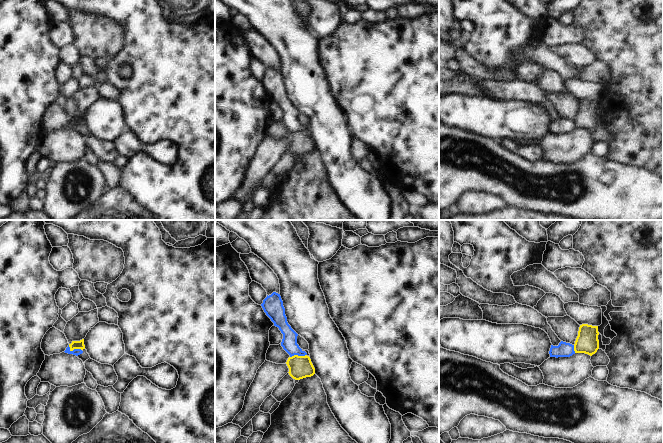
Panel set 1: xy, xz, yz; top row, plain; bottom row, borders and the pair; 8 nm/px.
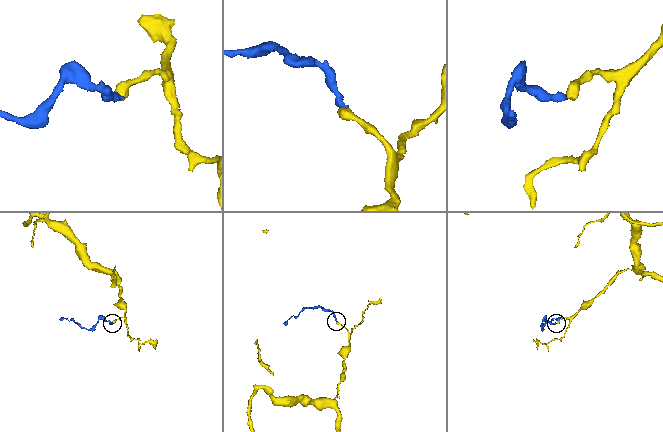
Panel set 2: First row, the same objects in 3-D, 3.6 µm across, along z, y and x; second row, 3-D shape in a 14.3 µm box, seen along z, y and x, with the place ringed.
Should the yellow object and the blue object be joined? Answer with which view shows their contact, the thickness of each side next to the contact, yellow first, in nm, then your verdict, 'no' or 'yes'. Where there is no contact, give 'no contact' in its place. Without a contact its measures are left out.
contact in xy; calibres 60 and 50 nm; no

